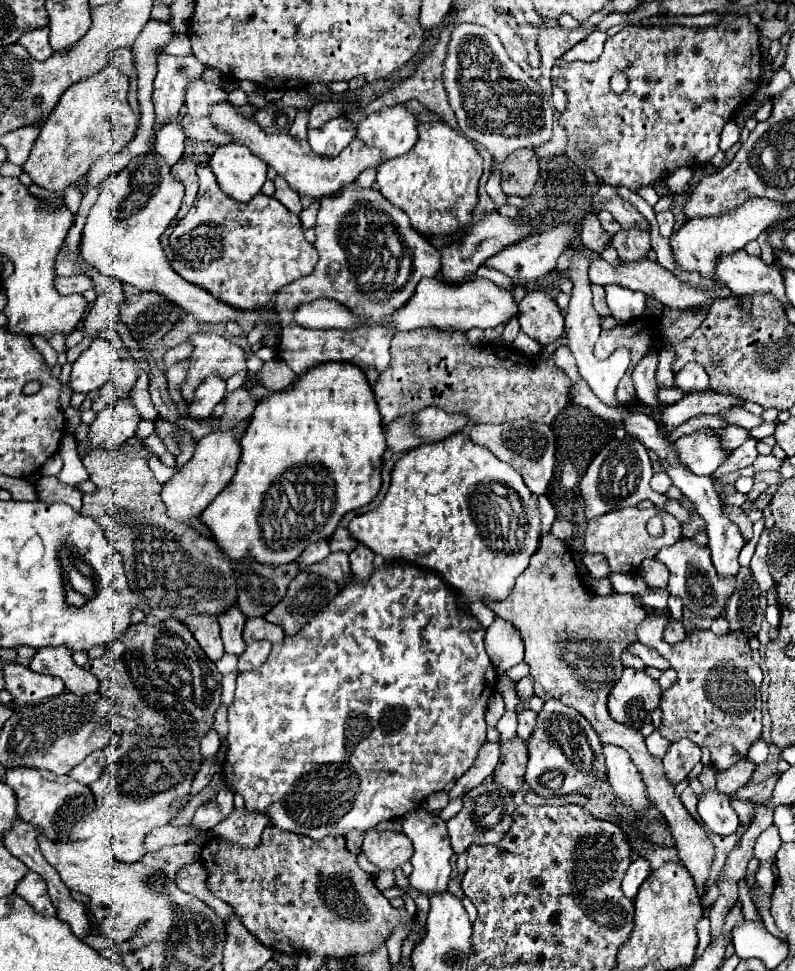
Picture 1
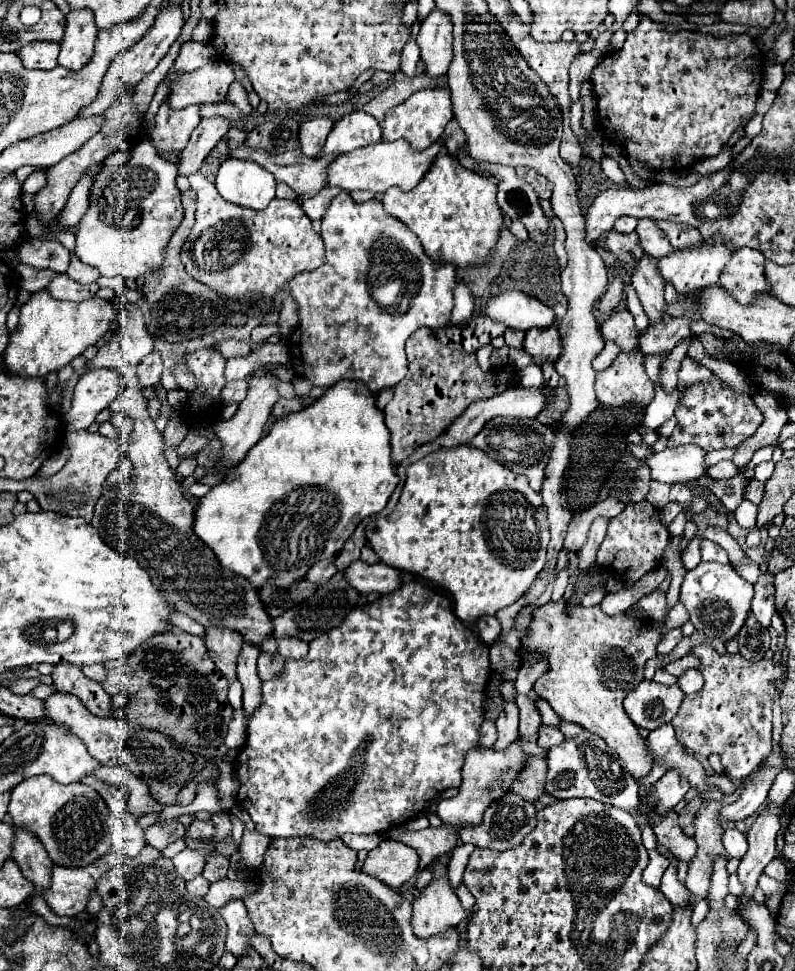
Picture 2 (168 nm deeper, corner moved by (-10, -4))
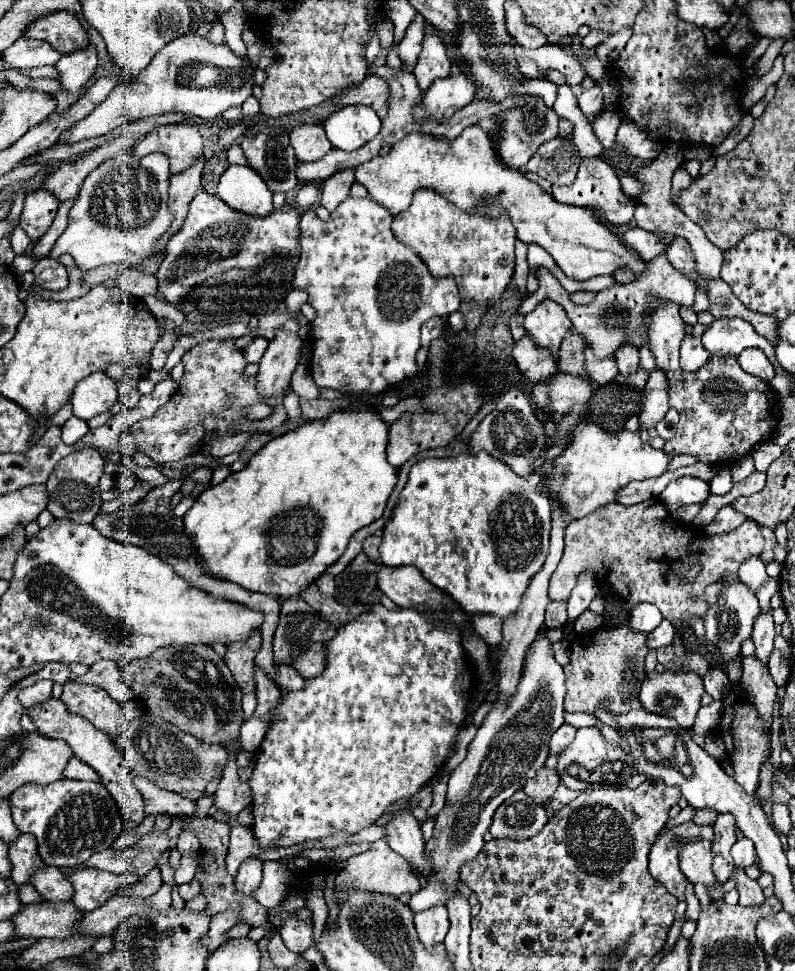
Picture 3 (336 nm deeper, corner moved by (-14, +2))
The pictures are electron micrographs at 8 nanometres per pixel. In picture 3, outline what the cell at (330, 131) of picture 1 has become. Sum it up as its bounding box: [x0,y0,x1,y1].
[322,106,382,150]

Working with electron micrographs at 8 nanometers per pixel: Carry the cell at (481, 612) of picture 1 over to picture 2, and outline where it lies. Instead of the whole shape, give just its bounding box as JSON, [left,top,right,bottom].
[476,616,500,646]

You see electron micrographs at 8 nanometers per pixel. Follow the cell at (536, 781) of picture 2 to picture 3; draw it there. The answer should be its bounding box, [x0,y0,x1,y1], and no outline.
[522,766,560,804]

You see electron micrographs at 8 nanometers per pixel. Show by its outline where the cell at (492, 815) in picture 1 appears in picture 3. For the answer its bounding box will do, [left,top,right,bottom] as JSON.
[490,790,548,840]

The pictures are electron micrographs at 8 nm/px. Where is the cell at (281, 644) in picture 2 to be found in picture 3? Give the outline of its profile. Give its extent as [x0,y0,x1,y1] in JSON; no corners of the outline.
[292,642,324,678]

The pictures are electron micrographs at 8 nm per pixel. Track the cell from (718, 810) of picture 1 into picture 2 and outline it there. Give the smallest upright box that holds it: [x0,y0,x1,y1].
[722,830,748,860]

